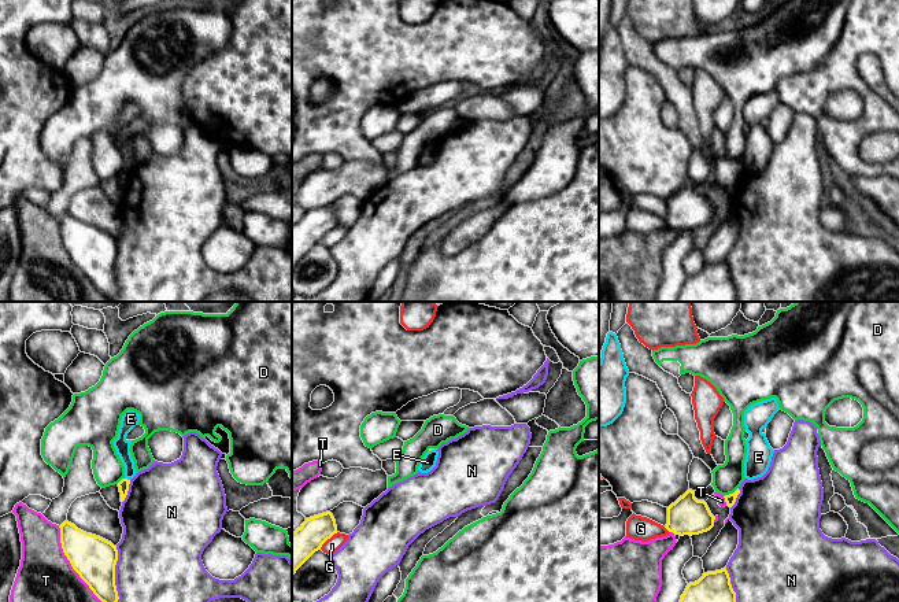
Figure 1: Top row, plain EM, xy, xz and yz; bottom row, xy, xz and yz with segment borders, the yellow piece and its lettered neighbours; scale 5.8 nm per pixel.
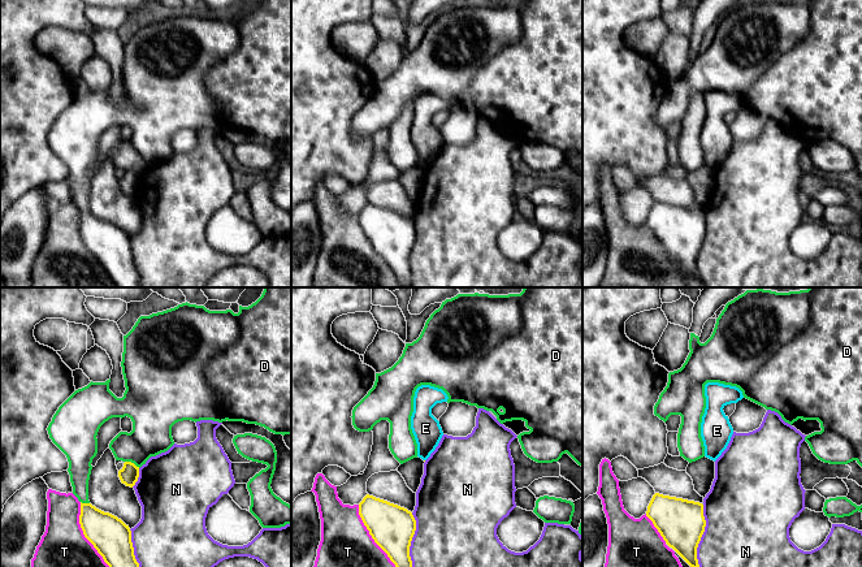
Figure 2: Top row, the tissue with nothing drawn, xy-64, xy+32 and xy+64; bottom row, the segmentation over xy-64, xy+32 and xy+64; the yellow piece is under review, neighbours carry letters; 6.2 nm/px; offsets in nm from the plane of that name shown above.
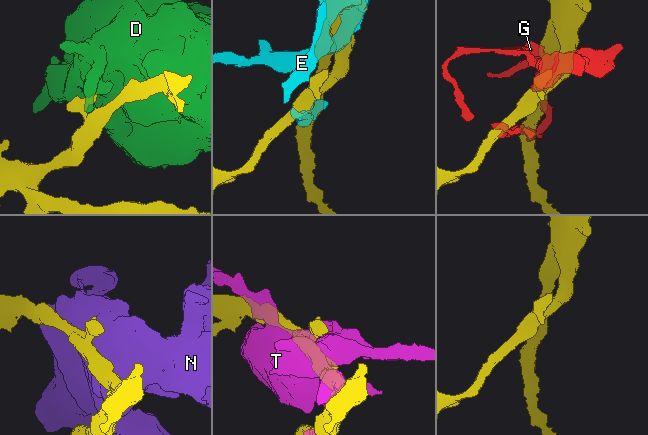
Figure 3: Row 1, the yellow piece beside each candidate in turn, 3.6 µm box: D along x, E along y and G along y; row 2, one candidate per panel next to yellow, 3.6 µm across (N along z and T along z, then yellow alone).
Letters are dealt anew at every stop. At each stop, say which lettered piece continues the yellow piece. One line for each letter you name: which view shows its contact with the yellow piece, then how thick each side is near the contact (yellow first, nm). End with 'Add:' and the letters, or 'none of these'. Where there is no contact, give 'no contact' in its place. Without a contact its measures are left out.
Add: none of these

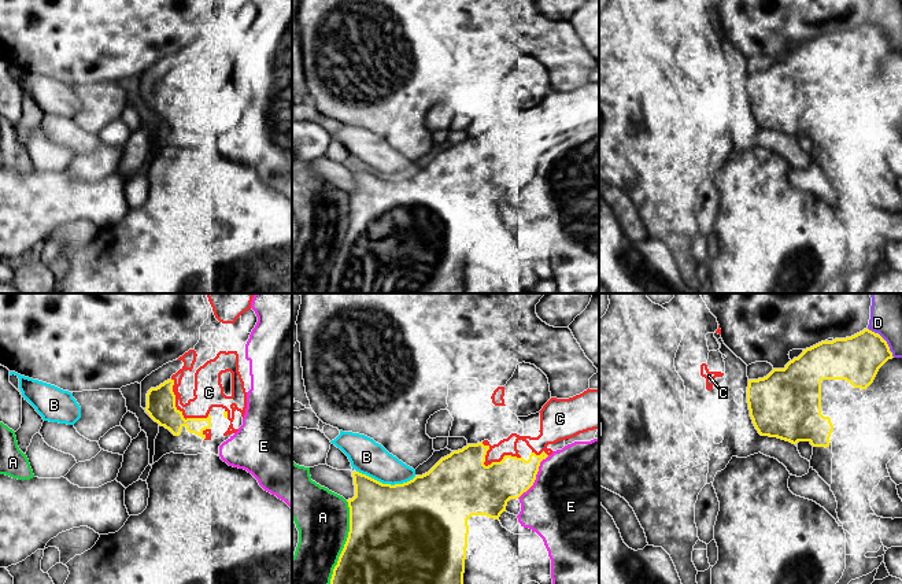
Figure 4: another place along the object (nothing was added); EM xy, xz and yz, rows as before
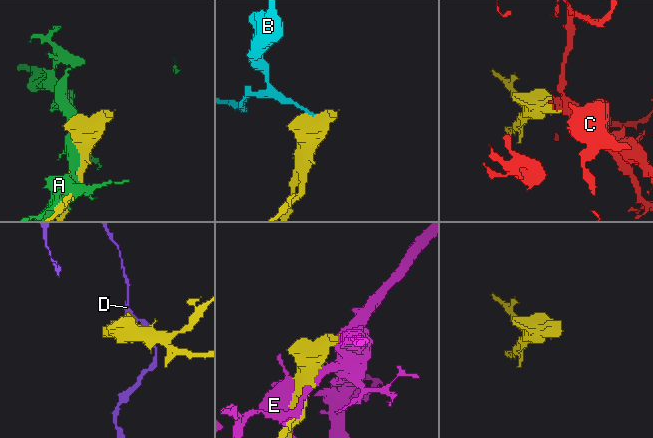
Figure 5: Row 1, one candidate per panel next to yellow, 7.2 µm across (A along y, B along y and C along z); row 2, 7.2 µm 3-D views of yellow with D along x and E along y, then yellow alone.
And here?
C: xy | 180/180 nm
Add: C

